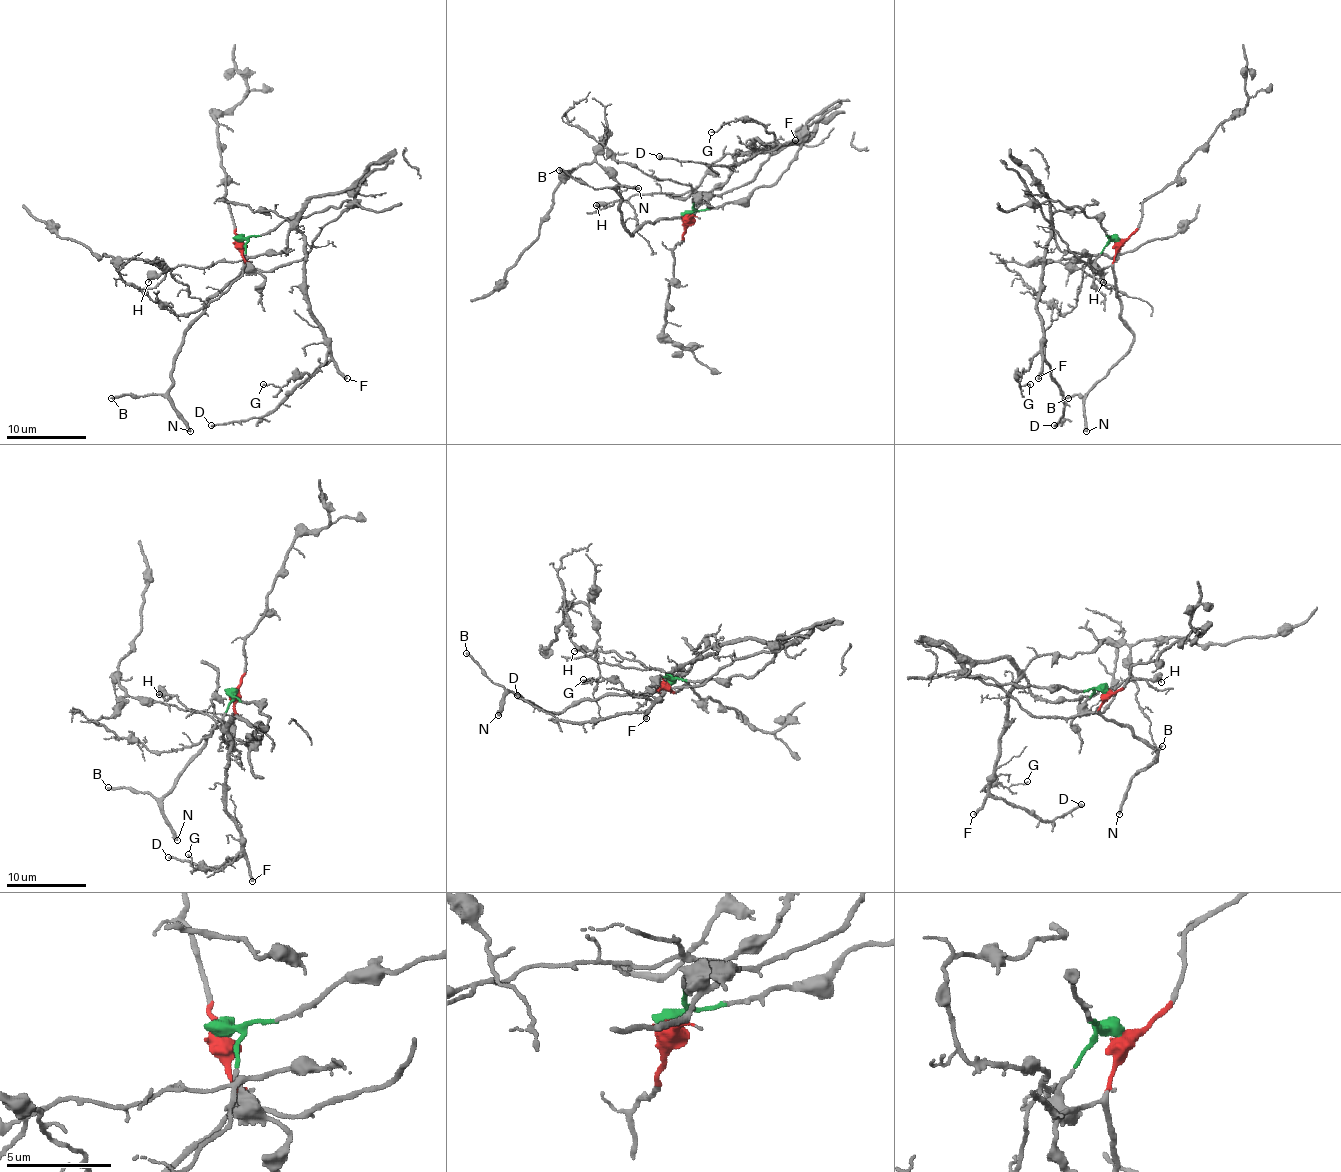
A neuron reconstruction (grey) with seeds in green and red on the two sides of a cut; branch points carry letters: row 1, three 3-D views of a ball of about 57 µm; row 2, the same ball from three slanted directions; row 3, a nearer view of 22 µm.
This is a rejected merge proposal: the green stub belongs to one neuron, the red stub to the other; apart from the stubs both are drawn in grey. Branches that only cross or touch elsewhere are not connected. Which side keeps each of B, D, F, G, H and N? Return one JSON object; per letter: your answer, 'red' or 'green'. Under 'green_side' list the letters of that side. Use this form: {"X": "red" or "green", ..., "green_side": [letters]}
{"B": "red", "D": "green", "F": "green", "G": "green", "H": "green", "N": "red", "green_side": ["D", "F", "G", "H"]}

